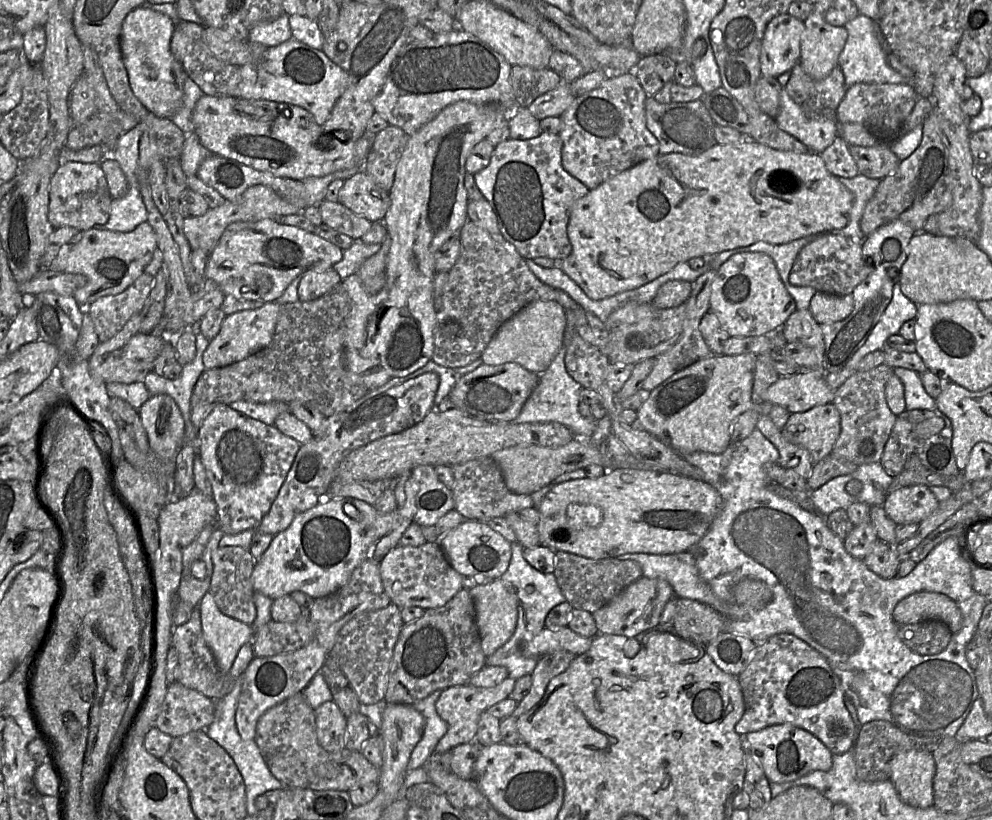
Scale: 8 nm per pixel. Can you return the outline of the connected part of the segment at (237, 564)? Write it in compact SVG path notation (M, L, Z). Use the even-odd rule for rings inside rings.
M239 546L217 547L212 552L211 560L213 573L209 592L214 597L217 607L223 614L251 626L256 618L253 600L255 591L251 582L256 561L249 550Z

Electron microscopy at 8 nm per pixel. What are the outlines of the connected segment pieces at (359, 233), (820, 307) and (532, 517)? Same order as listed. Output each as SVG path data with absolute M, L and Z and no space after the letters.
M324 200L318 206L324 224L353 240L359 240L372 226L368 219L353 213L338 201Z
M817 291L810 304L812 315L819 324L841 321L852 312L853 308L853 293L840 296Z
M535 507L512 511L504 515L516 535L516 542L524 548L540 545L538 532L539 512Z

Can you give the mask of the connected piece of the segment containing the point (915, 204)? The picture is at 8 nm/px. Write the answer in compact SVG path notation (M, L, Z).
M930 113L924 119L922 128L922 139L917 149L909 157L901 160L893 173L881 180L874 196L868 202L860 221L865 238L894 220L901 220L915 232L921 232L930 216L943 212L951 205L949 156L938 132L937 117Z

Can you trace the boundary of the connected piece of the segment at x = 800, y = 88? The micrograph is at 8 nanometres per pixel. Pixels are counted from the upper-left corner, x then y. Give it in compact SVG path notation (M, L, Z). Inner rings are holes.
M800 63L790 70L784 88L791 99L807 113L830 117L835 117L848 90L839 65L826 78L817 81L803 71Z

